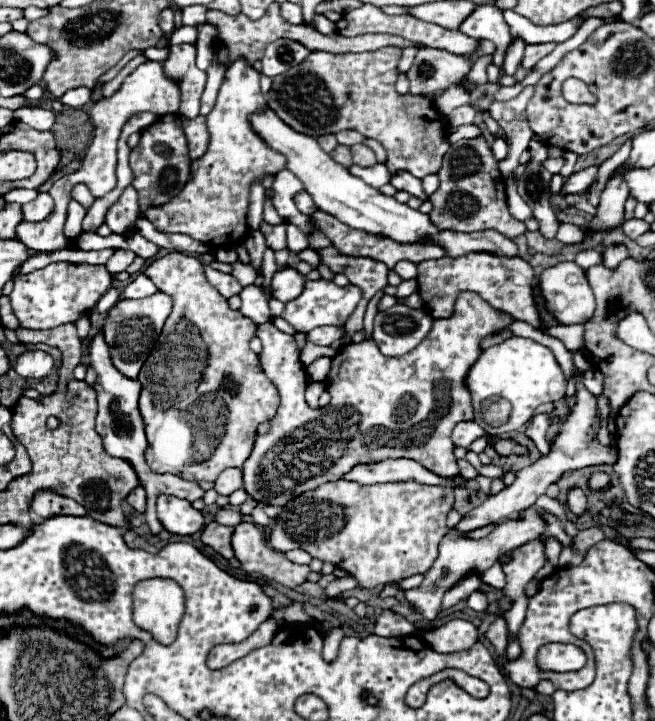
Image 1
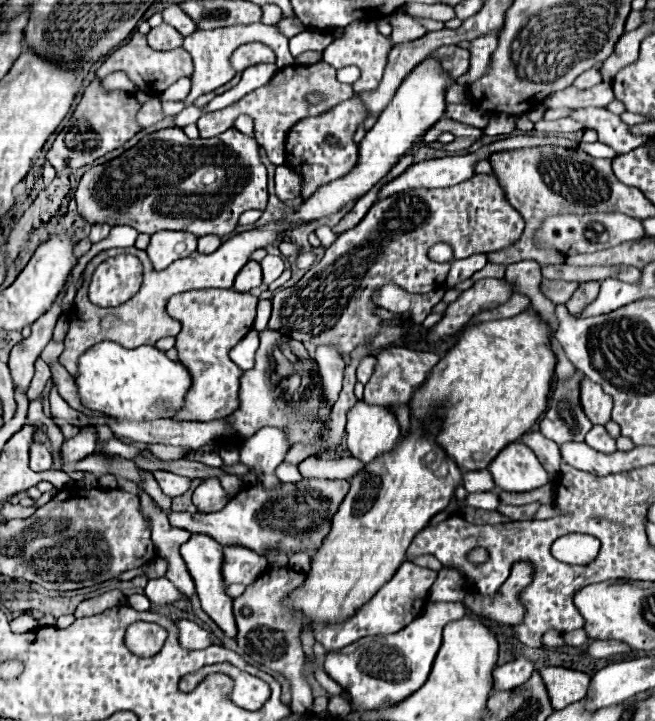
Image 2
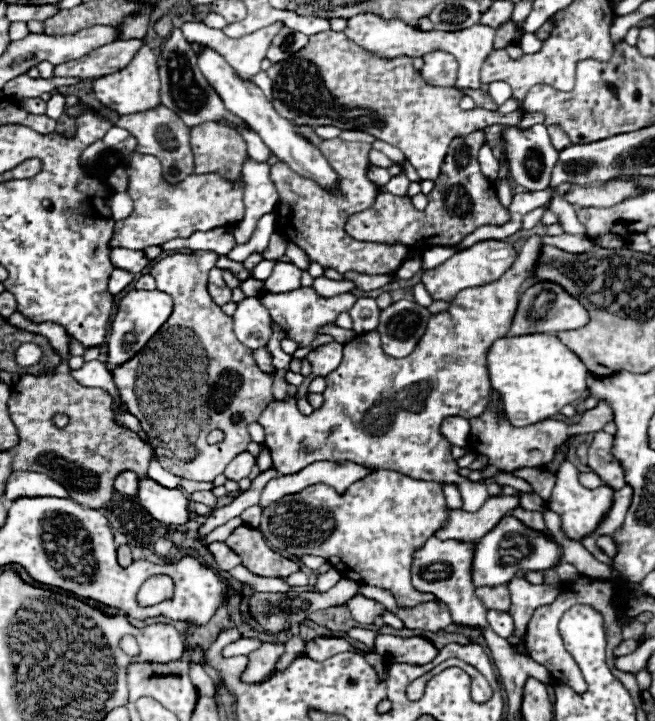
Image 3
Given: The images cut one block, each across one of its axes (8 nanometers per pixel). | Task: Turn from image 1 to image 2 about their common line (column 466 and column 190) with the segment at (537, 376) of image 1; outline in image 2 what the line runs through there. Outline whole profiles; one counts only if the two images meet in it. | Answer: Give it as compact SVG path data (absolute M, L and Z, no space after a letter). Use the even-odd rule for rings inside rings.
M100 342L94 344L80 356L78 364L78 378L76 388L84 406L104 412L110 418L118 418L118 422L128 420L158 420L158 418L174 418L176 410L184 406L184 398L192 386L190 372L184 364L174 362L166 356L166 352L158 350L156 346L138 346L134 350L126 350L114 342Z

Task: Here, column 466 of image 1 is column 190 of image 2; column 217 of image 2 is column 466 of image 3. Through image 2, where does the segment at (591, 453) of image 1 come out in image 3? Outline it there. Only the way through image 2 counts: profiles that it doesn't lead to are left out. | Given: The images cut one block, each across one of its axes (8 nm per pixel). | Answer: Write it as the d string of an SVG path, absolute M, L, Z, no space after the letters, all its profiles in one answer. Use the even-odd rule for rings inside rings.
M490 496L478 512L450 510L446 528L436 532L440 540L480 540L504 516L520 506L520 496Z

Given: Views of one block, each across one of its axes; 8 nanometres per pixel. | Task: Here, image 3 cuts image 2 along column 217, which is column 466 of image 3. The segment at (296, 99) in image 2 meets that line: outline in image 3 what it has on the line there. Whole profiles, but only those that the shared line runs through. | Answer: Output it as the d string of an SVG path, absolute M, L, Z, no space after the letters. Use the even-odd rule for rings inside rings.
M326 30L310 36L308 44L300 52L296 52L296 56L290 56L288 60L274 64L268 70L268 76L272 80L272 90L274 90L272 104L280 112L280 116L294 122L296 126L312 126L312 128L336 126L340 130L368 132L374 138L400 148L406 154L406 158L412 162L412 166L416 168L422 180L436 180L440 176L446 150L456 136L468 136L492 124L512 126L512 112L518 108L517 101L510 98L498 108L498 112L490 112L482 108L462 110L458 102L464 96L464 92L456 88L438 88L438 86L426 84L420 78L420 74L412 68L410 56L398 56L398 58L372 56L370 52L362 50L352 40L348 40L344 32L334 32L334 30Z

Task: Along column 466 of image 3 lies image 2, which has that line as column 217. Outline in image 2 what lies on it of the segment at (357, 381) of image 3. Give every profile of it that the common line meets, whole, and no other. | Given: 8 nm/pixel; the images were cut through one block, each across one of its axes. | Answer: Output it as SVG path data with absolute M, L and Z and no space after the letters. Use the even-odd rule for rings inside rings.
M210 288L182 292L168 302L168 314L182 324L182 330L176 336L178 358L192 374L192 388L186 394L184 408L174 420L216 420L238 408L242 370L230 360L228 352L250 332L258 300L249 292ZM204 478L192 494L192 502L200 512L222 510L230 502L230 498L232 496L220 486L218 478Z

